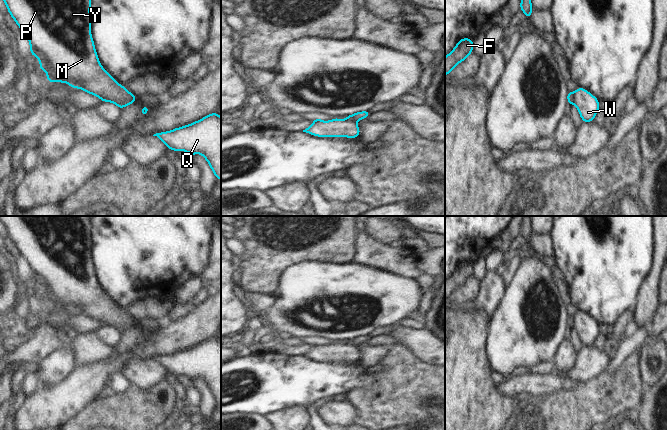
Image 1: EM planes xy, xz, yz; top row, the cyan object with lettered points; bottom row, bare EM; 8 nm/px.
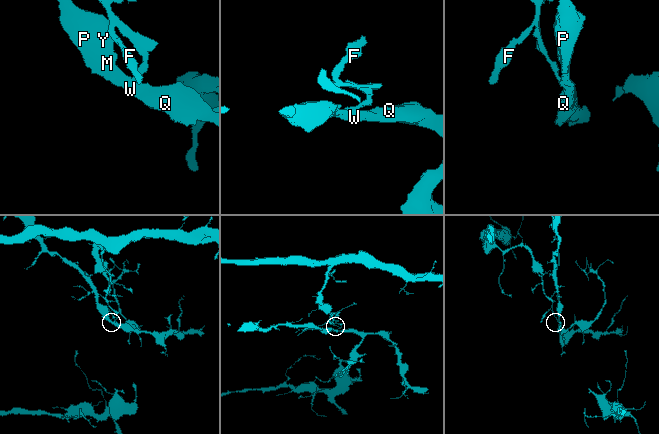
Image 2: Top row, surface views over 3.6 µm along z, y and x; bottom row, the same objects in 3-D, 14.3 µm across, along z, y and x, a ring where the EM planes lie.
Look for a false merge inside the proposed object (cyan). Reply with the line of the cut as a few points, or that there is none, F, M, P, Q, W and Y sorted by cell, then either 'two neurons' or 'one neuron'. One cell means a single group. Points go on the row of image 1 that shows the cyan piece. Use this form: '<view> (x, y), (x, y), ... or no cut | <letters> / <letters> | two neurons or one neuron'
yz (573, 92), (575, 102) | F / M P Q W Y | two neurons

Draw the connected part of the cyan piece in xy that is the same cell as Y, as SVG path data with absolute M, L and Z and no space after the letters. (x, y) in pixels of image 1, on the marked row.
M3 0L8 13L15 20L30 42L30 54L39 59L39 68L47 73L47 82L68 83L72 88L82 89L98 96L101 101L115 103L119 109L135 103L137 96L117 81L102 67L91 37L91 0Z

